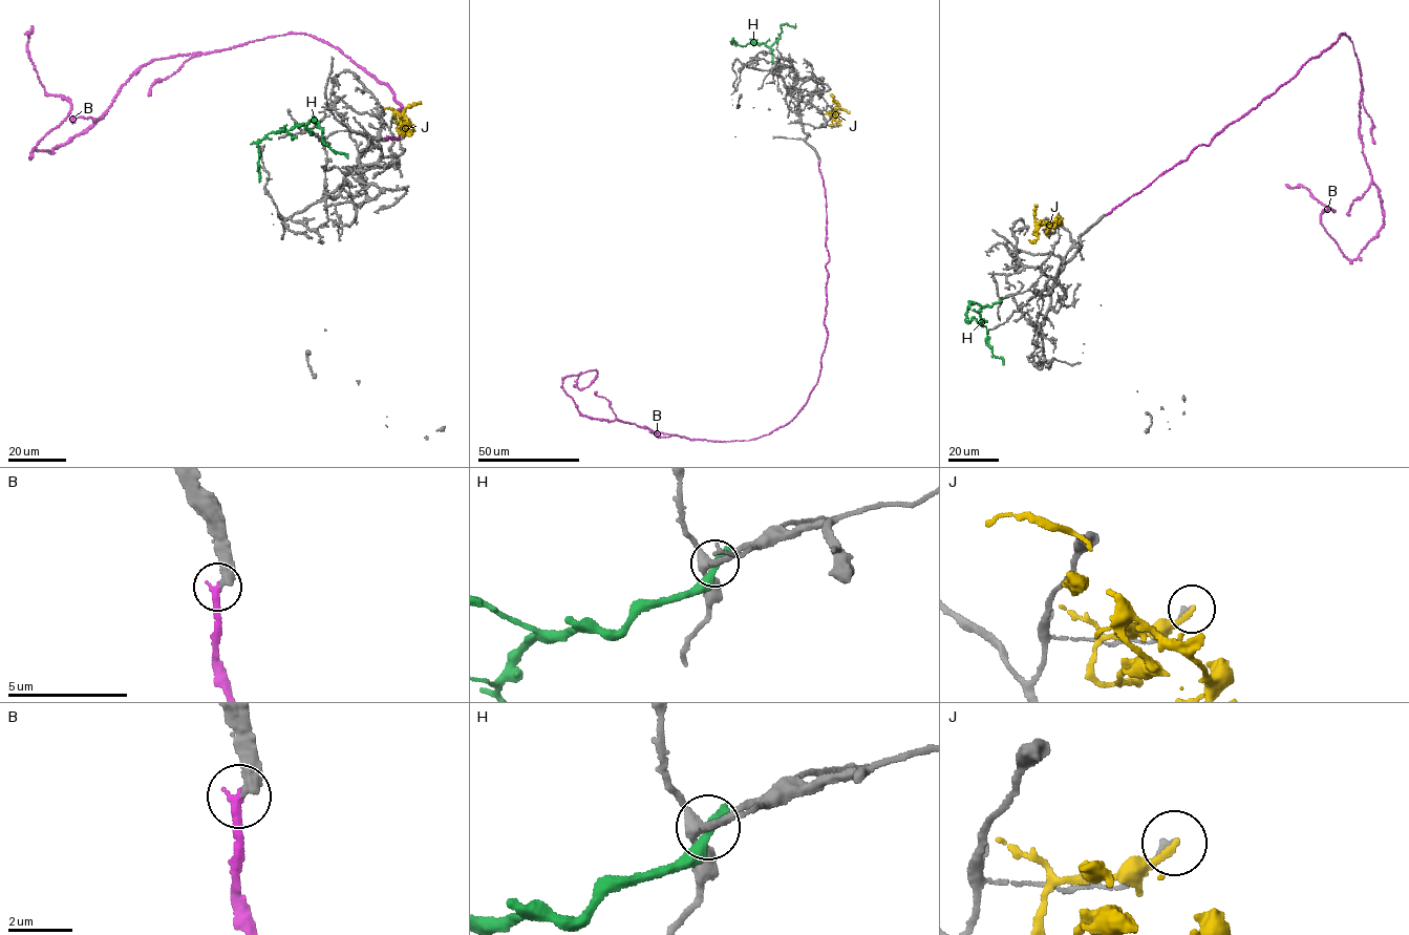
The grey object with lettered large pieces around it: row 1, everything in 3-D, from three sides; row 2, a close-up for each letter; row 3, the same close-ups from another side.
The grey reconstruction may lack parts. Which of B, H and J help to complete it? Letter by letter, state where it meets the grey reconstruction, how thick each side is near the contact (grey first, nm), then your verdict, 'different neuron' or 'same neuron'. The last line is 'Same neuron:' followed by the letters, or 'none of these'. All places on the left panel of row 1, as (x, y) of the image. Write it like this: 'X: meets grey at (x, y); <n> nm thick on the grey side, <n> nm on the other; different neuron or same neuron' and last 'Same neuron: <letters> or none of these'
B: meets grey at (386, 139); 400 nm thick on the grey side, 280 nm on the other; different neuron
H: meets grey at (312, 132); 280 nm thick on the grey side, 440 nm on the other; different neuron
J: meets grey at (409, 119); 150 nm thick on the grey side, 190 nm on the other; different neuron
Same neuron: none of these

